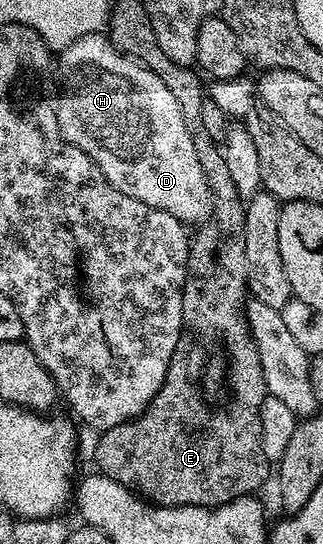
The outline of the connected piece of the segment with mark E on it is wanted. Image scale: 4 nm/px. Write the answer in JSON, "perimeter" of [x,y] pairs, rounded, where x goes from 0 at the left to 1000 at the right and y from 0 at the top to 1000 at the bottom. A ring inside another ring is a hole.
{"perimeter":[[[598,568],[560,570],[560,614],[548,625],[542,645],[529,653],[529,660],[517,667],[517,689],[505,697],[505,704],[492,711],[486,724],[467,733],[467,741],[424,765],[409,767],[402,774],[368,778],[356,785],[322,790],[310,798],[313,803],[300,811],[300,820],[288,825],[288,840],[300,846],[297,860],[322,877],[344,879],[356,888],[368,888],[381,895],[393,895],[427,914],[477,926],[477,928],[613,928],[632,936],[663,936],[672,928],[700,928],[743,914],[765,914],[793,908],[796,897],[817,888],[820,882],[836,882],[839,851],[817,840],[814,822],[808,820],[808,789],[805,789],[805,744],[808,737],[824,728],[820,699],[814,697],[814,682],[802,660],[771,649],[771,642],[734,642],[734,669],[706,669],[703,682],[709,684],[709,708],[721,713],[721,732],[709,737],[709,746],[700,752],[656,752],[635,739],[635,730],[622,724],[622,684],[635,678],[635,669],[647,664],[647,647],[693,629],[697,616],[709,612],[709,583],[697,583],[697,590],[684,590],[684,583],[659,583],[659,575],[598,575]]]}

